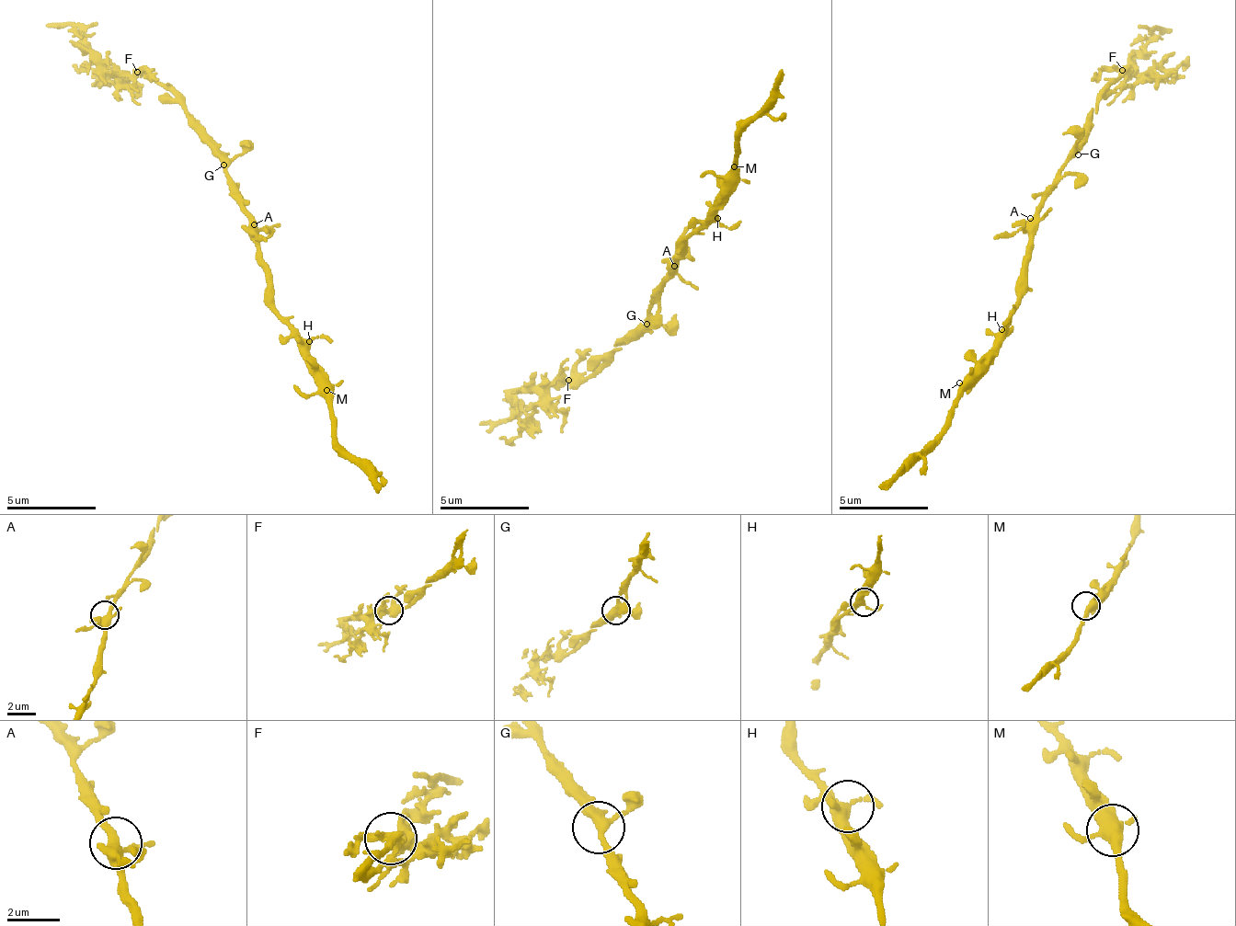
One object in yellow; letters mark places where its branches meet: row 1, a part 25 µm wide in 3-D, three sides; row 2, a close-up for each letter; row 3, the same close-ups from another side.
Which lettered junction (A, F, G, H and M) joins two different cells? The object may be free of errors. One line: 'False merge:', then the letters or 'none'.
False merge: F

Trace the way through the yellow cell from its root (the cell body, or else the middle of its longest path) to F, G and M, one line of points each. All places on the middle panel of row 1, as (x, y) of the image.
F: (669, 268), (670, 272), (668, 280), (636, 335), (617, 349), (609, 351), (589, 378), (569, 381)
G: (669, 268), (670, 272), (656, 295), (646, 324)
M: (669, 268), (681, 250), (678, 244), (701, 224), (722, 188), (722, 182), (734, 166)

